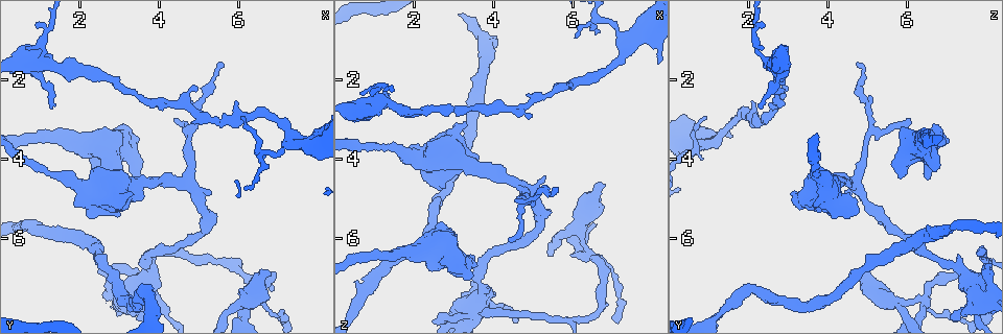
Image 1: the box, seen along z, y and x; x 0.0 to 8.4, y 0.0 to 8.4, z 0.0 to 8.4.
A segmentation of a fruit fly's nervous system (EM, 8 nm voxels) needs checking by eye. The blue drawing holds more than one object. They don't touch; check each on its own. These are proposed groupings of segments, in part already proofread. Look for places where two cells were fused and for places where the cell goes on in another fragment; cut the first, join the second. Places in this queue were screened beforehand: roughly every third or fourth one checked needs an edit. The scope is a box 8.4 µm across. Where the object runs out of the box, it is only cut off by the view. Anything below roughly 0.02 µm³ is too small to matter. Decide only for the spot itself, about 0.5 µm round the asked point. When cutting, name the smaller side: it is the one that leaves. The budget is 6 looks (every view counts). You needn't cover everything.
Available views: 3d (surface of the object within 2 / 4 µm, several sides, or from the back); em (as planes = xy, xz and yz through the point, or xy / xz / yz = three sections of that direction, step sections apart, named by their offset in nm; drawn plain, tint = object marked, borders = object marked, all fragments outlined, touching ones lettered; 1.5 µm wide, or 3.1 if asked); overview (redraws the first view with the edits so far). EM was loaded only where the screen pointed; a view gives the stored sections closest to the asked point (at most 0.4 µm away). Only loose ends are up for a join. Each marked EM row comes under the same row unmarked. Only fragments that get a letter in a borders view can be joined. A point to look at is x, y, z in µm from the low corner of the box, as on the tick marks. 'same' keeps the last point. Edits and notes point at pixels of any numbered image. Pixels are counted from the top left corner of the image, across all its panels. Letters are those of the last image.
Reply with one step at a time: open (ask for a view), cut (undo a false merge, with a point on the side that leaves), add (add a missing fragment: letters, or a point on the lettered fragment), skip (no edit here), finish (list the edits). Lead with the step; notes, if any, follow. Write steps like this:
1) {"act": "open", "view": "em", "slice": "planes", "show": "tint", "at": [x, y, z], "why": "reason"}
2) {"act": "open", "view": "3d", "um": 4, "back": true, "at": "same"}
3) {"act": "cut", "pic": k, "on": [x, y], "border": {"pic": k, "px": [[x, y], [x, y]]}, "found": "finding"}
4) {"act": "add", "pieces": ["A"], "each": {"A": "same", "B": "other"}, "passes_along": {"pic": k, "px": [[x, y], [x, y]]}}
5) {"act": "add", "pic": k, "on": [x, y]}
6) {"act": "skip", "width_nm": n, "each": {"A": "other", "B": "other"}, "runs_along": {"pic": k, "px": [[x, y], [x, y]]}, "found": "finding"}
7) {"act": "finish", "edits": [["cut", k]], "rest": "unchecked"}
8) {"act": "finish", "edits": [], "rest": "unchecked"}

{"act": "open", "view": "em", "slice": "yz", "step": 8, "show": "tint", "at": [1.20, 1.50, 2.50], "why": "thin arm on a thick one"}

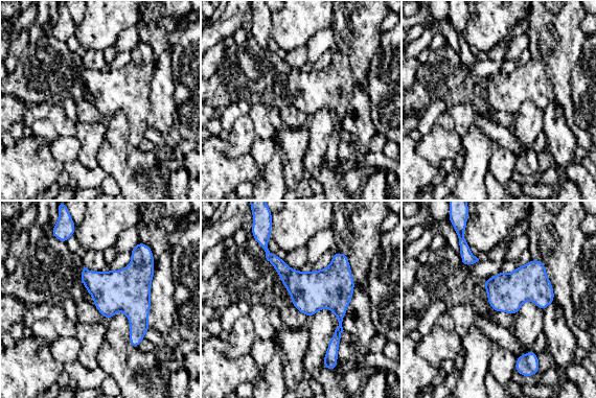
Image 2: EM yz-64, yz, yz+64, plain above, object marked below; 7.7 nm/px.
{"act": "open", "view": "em", "slice": "planes", "show": "borders", "at": "same", "why": "cut it another way"}

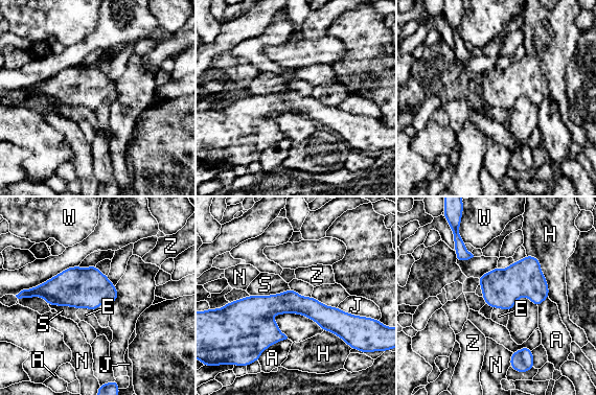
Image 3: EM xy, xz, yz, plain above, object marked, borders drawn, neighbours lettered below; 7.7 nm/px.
{"act": "skip", "longest_contact_nm": ["H", 380], "each": {"A": "other", "E": "other", "H": "other", "J": "other", "N": "other", "S": "other", "W": "other", "Z": "other"}, "border": {"pic": 3, "px": [[526, 254], [537, 258], [549, 297]]}, "found": "continuous, no second cell"}

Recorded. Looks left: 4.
{"act": "open", "view": "em", "slice": "planes", "show": "borders", "at": [5.00, 2.30, 2.90]}

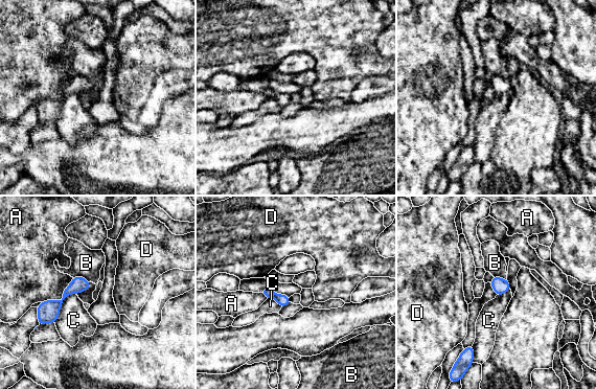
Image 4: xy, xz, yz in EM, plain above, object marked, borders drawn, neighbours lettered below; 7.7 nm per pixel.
{"act": "skip", "width_nm": 90, "each": {"A": "other", "B": "other", "C": "other", "D": "other"}, "border": {"pic": 4, "px": [[72, 276], [83, 276], [89, 281]]}, "found": "no lettered fragment goes on from it"}

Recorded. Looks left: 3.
{"act": "open", "view": "3d", "um": 4, "at": [3.45, 4.50, 6.50], "why": "free end"}

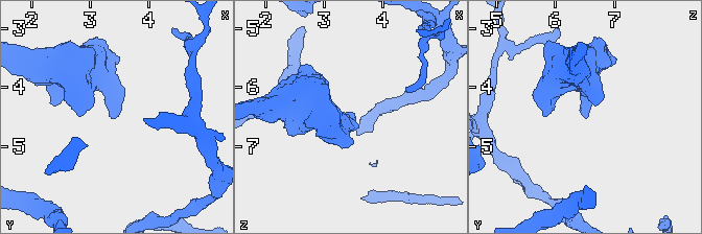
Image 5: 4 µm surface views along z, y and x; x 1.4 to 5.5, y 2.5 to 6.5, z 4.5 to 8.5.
{"act": "open", "view": "em", "slice": "xy", "step": 8, "show": "borders", "at": [3.45, 4.45, 6.55], "why": "now the EM"}

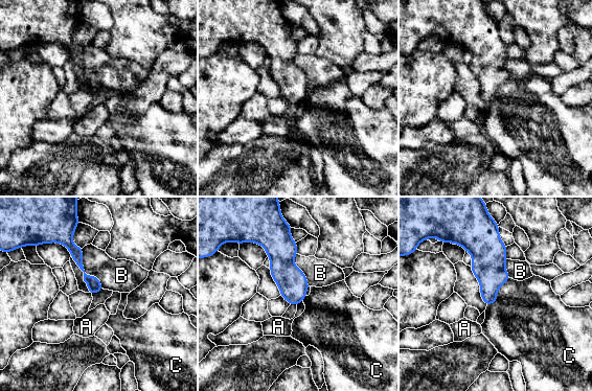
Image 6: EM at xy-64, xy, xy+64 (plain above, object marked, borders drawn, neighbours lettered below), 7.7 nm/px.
{"act": "open", "view": "em", "slice": "planes", "show": "borders", "at": "same"}

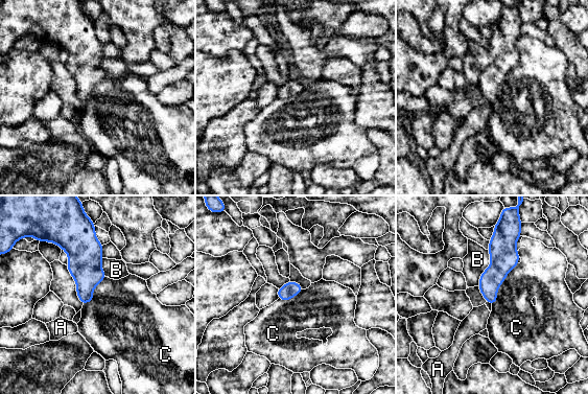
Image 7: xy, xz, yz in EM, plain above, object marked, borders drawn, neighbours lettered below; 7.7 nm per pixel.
{"act": "skip", "each": {"A": "other", "B": "other", "C": "other"}, "border": {"pic": 7, "px": [[519, 263], [508, 274], [492, 305]]}, "found": "none of them fits"}

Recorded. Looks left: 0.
{"act": "finish", "edits": [], "rest": "unchecked"}

